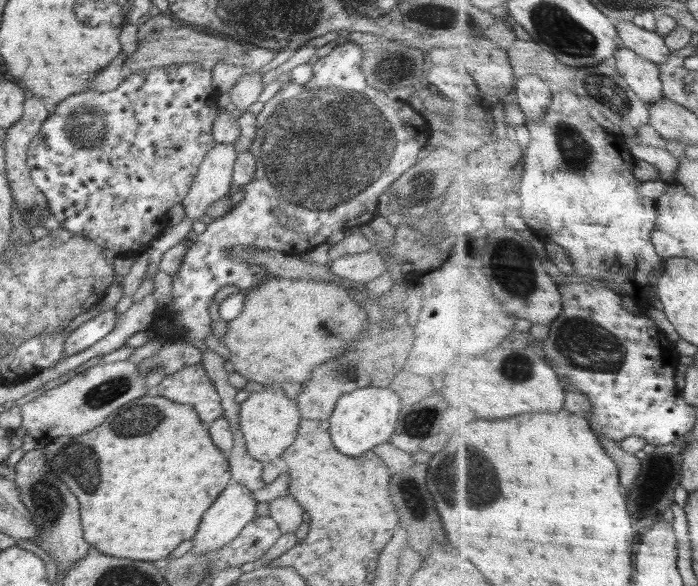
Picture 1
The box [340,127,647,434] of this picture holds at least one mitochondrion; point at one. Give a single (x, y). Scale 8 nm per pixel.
(580, 342)

